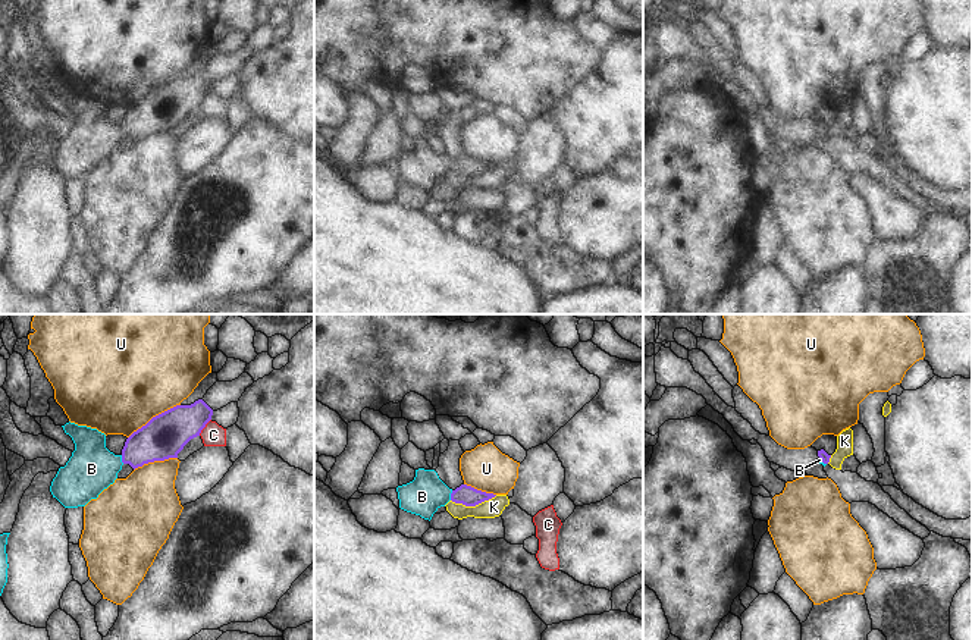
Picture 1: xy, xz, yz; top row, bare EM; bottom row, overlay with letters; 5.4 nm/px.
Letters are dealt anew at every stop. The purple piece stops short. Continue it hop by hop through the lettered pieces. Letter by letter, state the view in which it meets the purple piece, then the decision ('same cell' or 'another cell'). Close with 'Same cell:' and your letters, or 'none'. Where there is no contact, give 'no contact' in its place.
B: xz | same cell
C: xy | another cell
K: xz | another cell
U: xy | another cell
Same cell: B

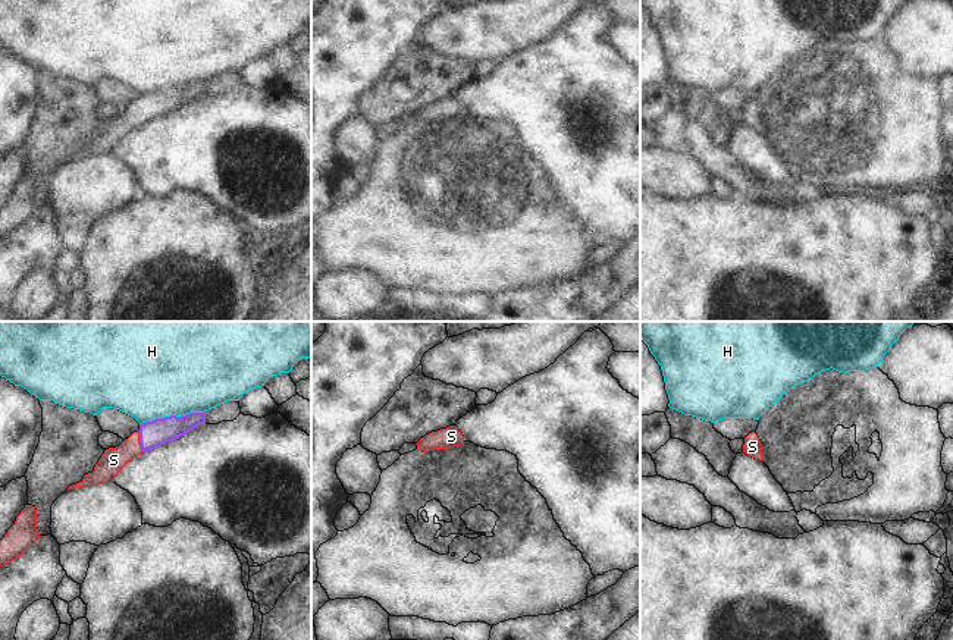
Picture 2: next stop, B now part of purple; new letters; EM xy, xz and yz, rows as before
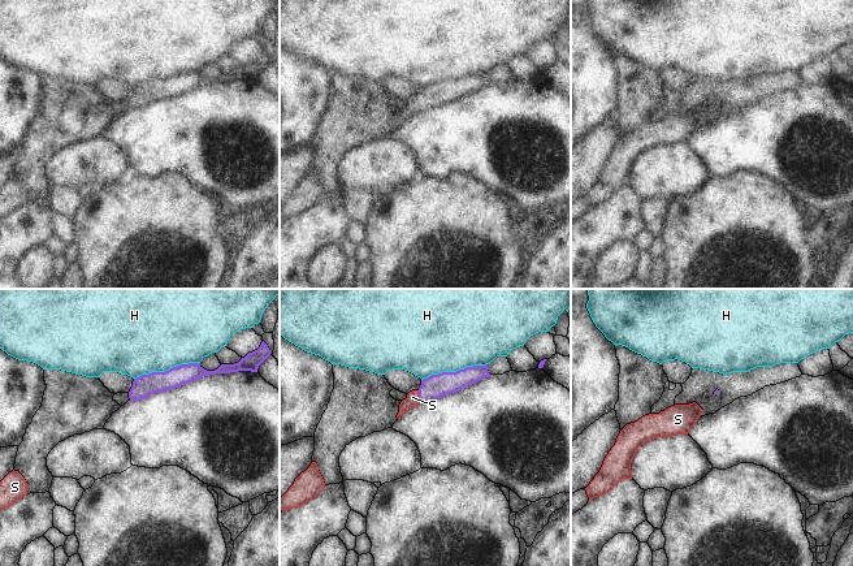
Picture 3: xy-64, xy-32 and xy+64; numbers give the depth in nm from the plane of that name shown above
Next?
H: xy | another cell
S: xy | same cell
Same cell: S

